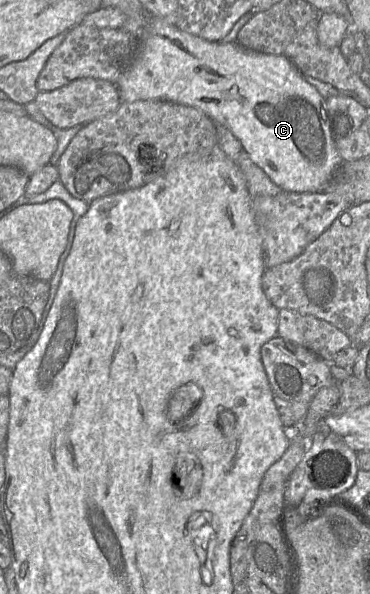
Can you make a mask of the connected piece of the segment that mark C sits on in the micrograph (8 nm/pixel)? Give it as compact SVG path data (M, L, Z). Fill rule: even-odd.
M148 16L137 53L121 72L115 85L121 102L159 99L198 108L215 124L227 127L251 160L283 191L322 191L342 163L325 98L284 55L250 51L238 43L210 42L186 33L163 19Z

